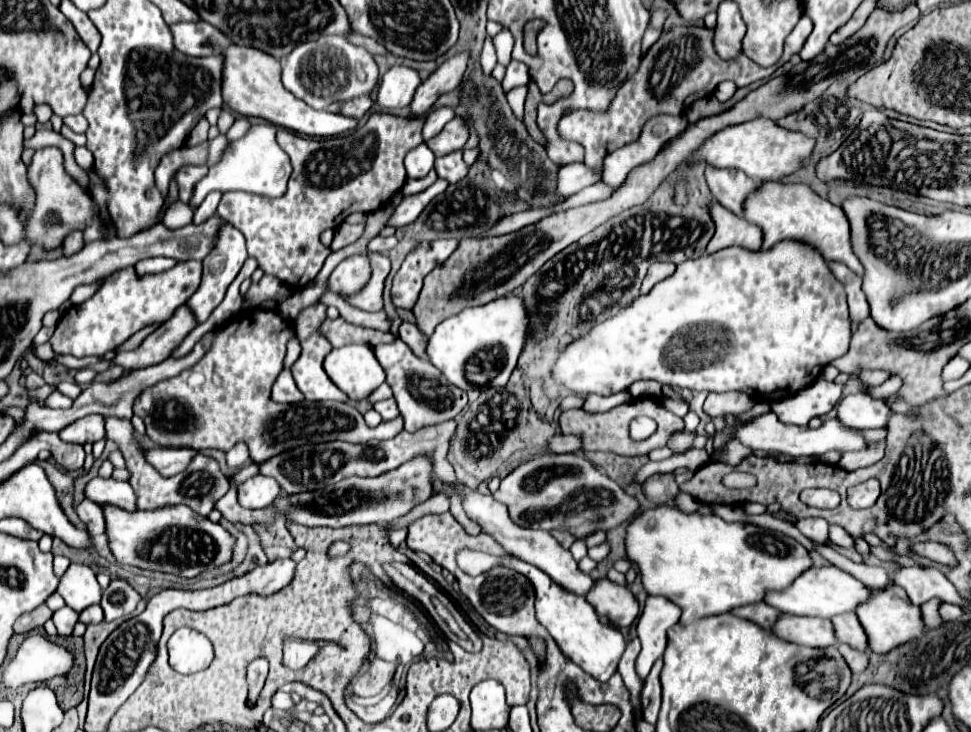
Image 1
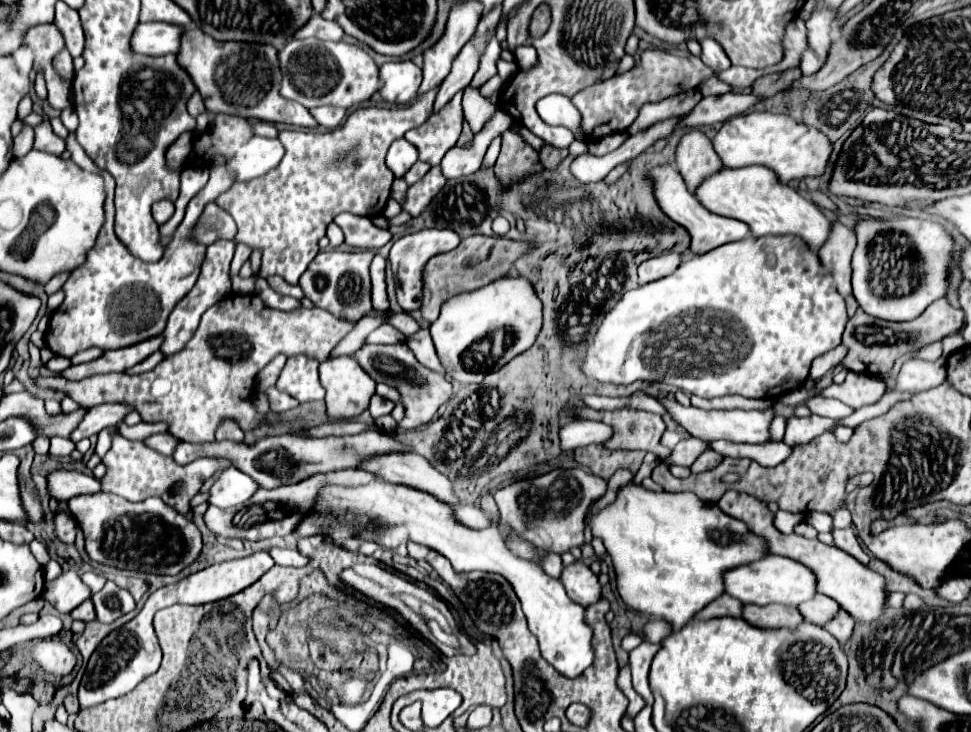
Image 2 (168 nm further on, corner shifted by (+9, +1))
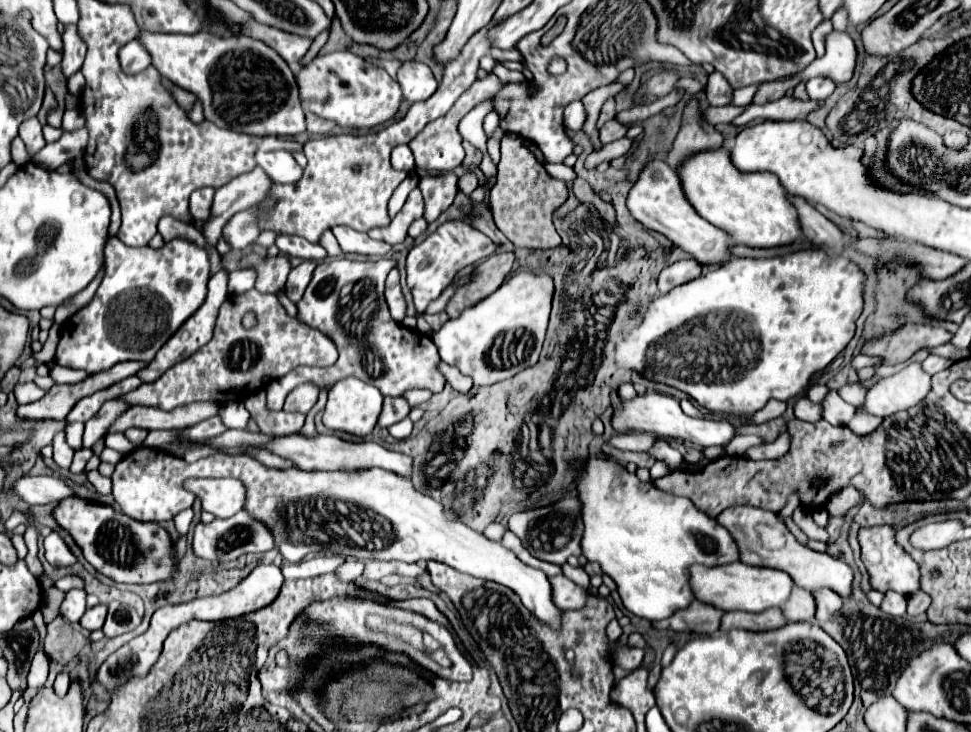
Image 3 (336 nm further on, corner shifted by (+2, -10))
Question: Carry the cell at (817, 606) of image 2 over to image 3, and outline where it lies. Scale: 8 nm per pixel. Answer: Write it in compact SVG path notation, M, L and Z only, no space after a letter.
M795 587L789 601L785 603L783 607L785 615L789 621L811 621L815 619L815 611L817 611L817 603L815 603L815 597L811 593L807 593L805 589L799 589Z

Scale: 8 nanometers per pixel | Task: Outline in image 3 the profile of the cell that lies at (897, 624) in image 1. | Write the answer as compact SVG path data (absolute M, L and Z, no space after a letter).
M733 505L727 507L717 521L733 535L733 539L739 545L741 551L741 563L745 565L759 565L759 567L773 567L781 569L791 575L797 587L807 589L809 593L817 593L821 589L831 589L839 593L841 599L851 597L853 593L853 569L841 561L831 557L829 553L817 553L809 549L807 545L799 543L791 531L785 527L785 523L779 519L779 515L759 509L759 507L749 507L749 505Z

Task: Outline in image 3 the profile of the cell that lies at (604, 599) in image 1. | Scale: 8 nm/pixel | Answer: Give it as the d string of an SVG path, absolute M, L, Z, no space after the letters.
M557 575L551 577L551 587L553 587L553 601L559 609L569 611L569 609L581 609L583 605L587 605L587 589L573 583L571 579L567 579L565 575Z

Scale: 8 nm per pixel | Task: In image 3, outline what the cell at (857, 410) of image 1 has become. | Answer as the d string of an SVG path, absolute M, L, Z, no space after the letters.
M799 397L797 401L795 401L795 417L797 419L801 419L801 421L809 421L809 423L813 423L813 421L821 421L823 419L823 407L821 405L817 405L817 403L811 403L809 399L805 399L805 397Z

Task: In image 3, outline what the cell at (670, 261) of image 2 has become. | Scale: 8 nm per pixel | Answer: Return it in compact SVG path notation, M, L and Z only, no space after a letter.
M683 259L683 261L677 261L669 267L665 267L659 277L657 277L657 287L659 287L659 293L665 295L669 293L673 287L677 285L683 285L687 281L693 281L701 275L701 263L695 261L695 259Z

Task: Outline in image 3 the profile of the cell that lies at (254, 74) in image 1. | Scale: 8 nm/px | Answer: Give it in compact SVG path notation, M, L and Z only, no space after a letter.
M207 31L195 35L163 35L163 33L139 33L141 43L153 57L153 67L163 75L163 79L173 81L175 85L195 93L203 105L205 119L247 135L279 135L293 137L305 133L305 115L299 105L299 93L295 77L283 57L253 37L215 37Z

